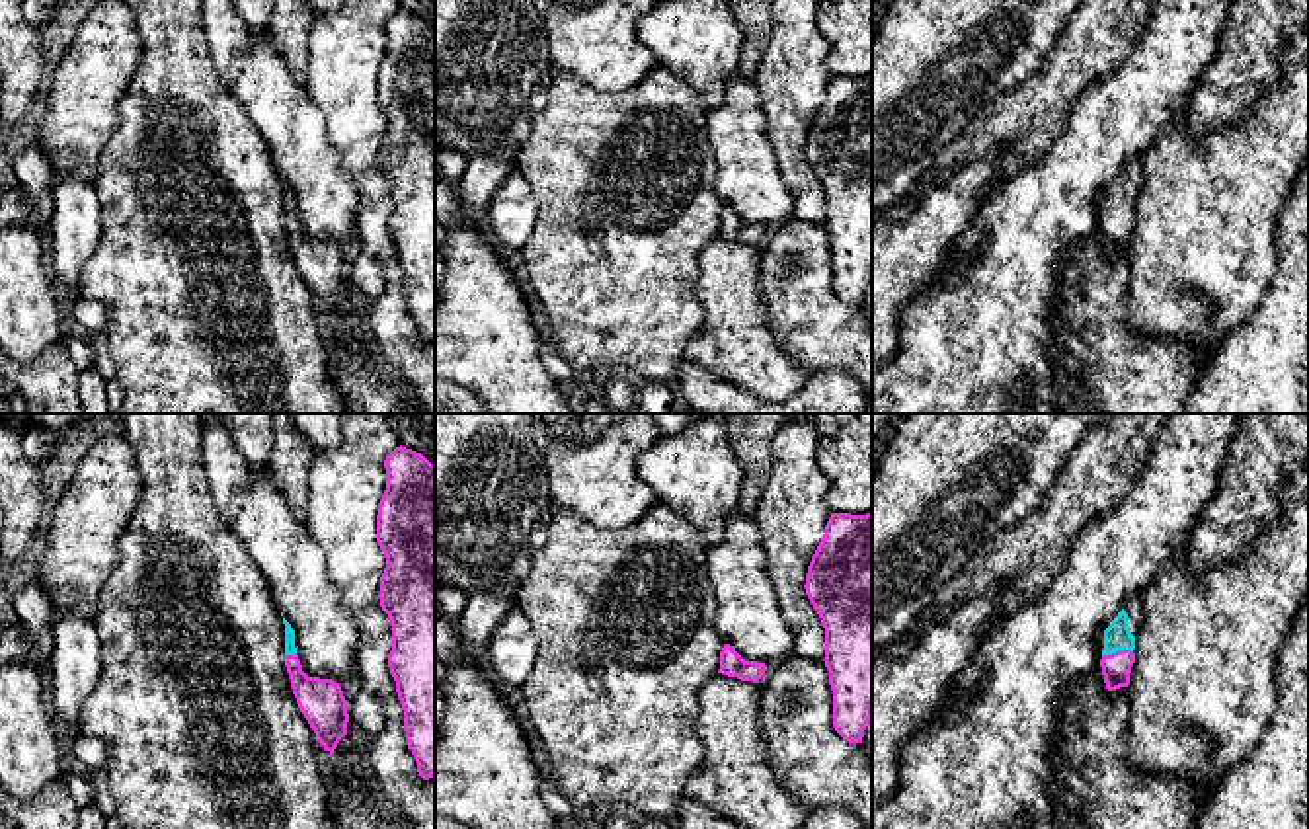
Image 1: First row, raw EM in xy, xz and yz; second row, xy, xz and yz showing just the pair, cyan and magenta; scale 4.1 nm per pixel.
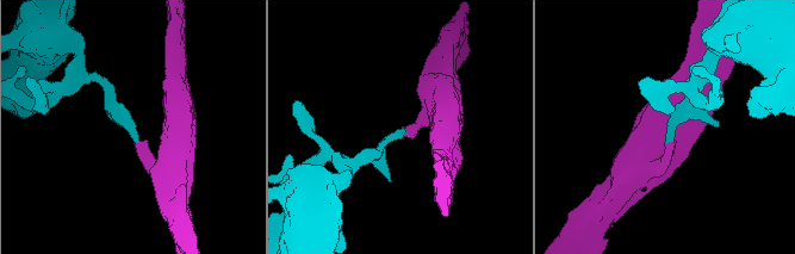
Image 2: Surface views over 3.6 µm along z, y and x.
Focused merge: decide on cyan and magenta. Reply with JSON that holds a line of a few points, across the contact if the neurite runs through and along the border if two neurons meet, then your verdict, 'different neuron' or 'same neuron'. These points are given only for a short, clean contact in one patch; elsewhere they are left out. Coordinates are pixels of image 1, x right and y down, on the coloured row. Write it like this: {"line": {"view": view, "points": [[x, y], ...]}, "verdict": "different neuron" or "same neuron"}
{"line": {"view": "yz", "points": [[1116, 636], [1116, 650], [1116, 668]]}, "verdict": "same neuron"}

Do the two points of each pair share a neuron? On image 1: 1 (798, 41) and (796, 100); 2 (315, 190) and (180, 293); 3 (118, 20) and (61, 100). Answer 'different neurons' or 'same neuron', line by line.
1: same neuron
2: different neurons
3: same neuron

